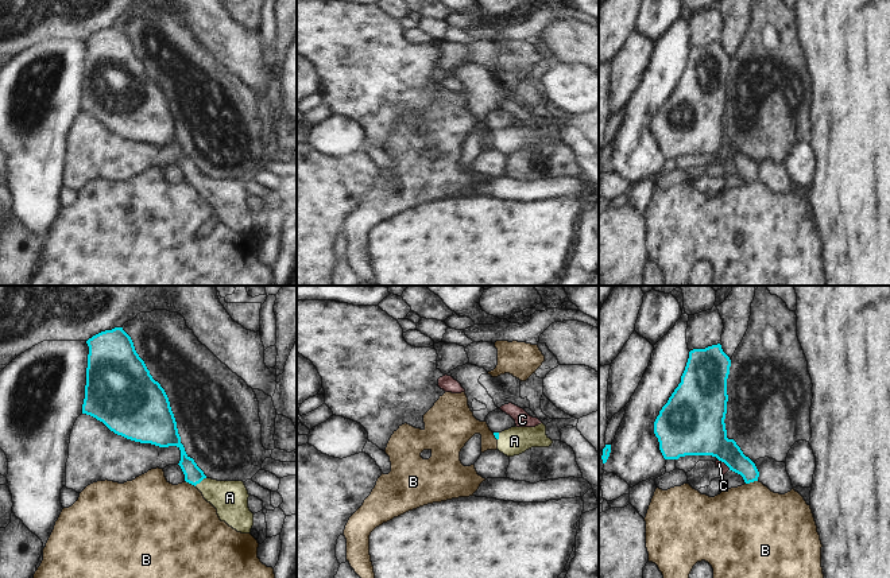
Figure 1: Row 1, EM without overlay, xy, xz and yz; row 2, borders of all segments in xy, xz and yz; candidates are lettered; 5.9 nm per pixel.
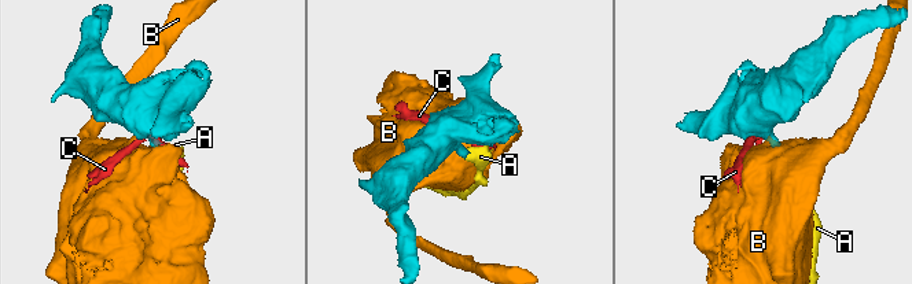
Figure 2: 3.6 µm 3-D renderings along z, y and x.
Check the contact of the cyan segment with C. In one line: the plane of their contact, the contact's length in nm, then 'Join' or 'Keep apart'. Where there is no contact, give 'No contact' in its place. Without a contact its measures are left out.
Touches cyan in yz. Shared border 90 nm. Keep apart

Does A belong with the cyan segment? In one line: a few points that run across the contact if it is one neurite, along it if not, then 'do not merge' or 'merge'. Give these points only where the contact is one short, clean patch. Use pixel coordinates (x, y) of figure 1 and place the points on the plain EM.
line xy (193, 173), (200, 179), (215, 190), (229, 196); merge

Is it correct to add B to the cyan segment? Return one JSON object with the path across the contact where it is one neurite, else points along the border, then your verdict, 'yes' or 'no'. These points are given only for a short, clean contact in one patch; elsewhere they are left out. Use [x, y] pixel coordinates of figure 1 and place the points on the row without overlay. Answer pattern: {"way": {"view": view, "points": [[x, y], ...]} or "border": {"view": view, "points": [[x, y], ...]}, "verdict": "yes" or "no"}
{"border": {"view": "yz", "points": [[757, 178], [746, 182]]}, "verdict": "no"}

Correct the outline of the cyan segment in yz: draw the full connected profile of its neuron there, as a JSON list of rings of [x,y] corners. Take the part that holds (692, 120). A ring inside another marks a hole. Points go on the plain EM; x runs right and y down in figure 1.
[[[720,42],[690,49],[681,81],[654,120],[654,132],[665,158],[712,154],[750,182],[758,179],[759,170],[727,136],[724,121],[730,65]]]

